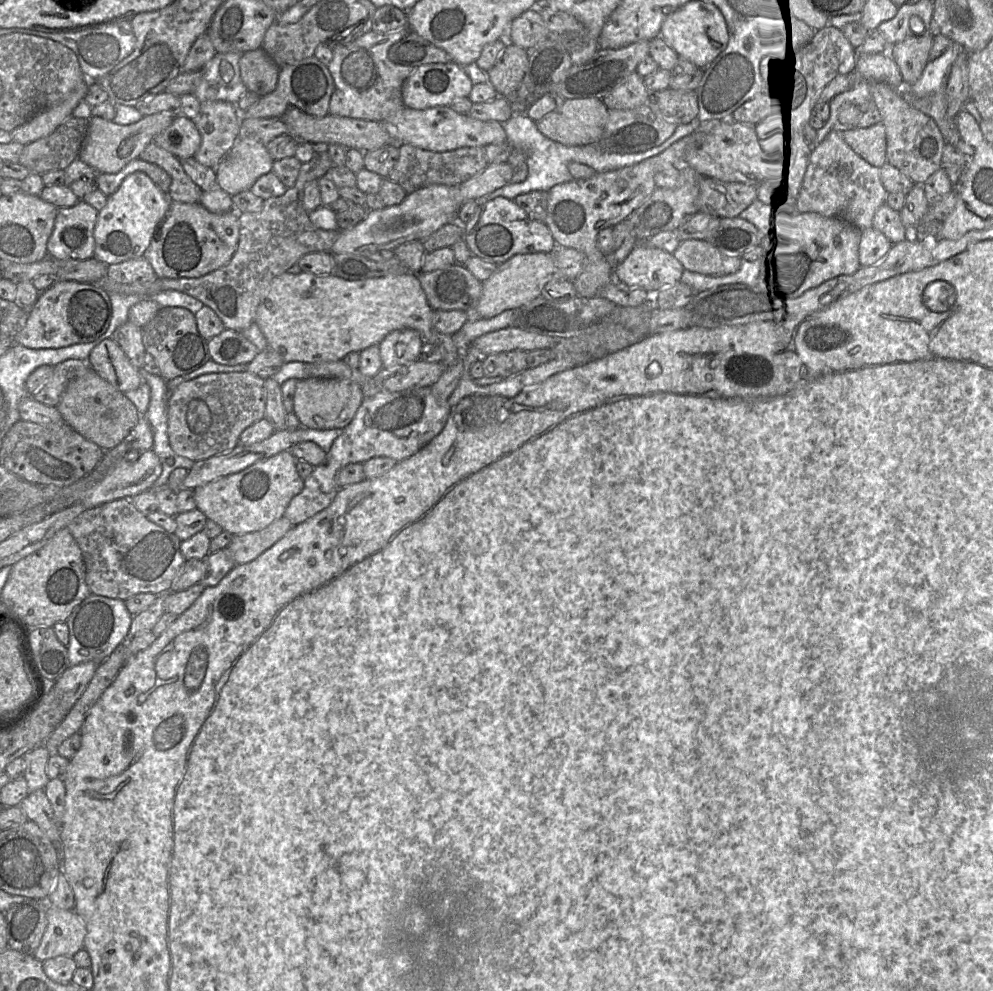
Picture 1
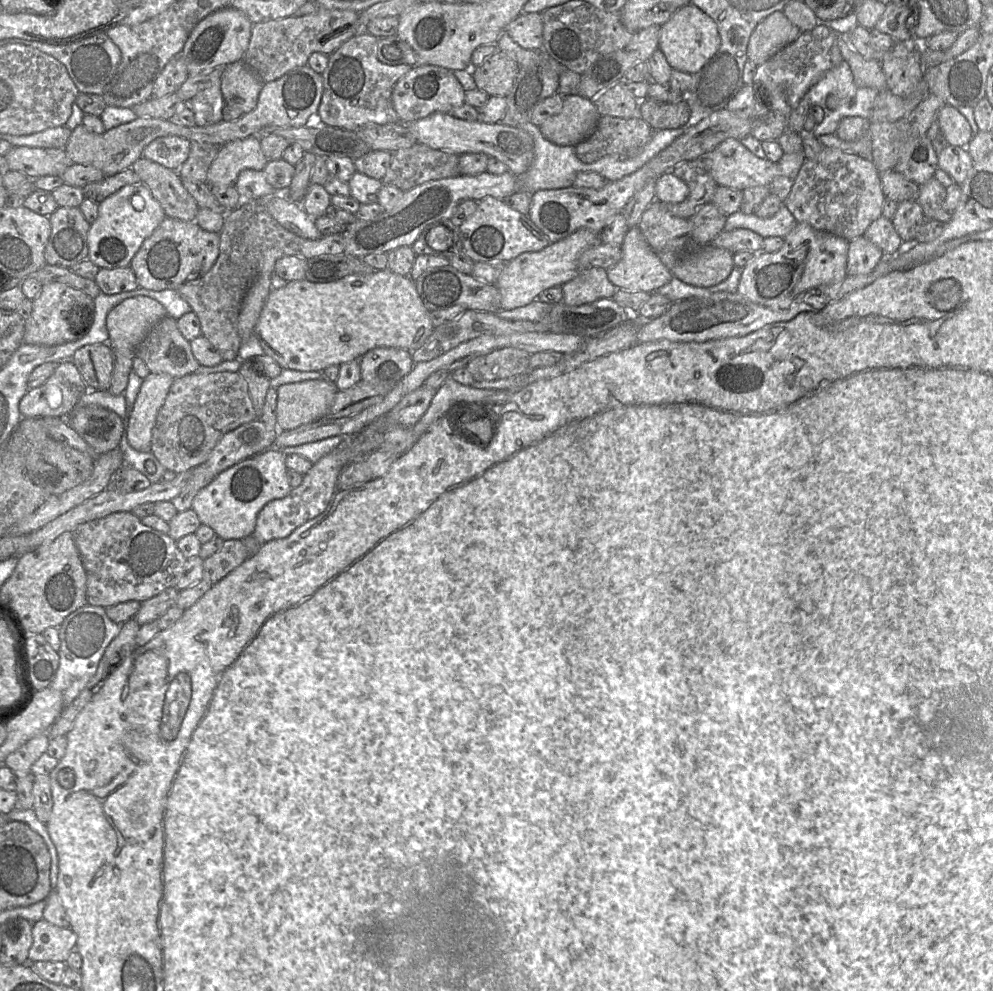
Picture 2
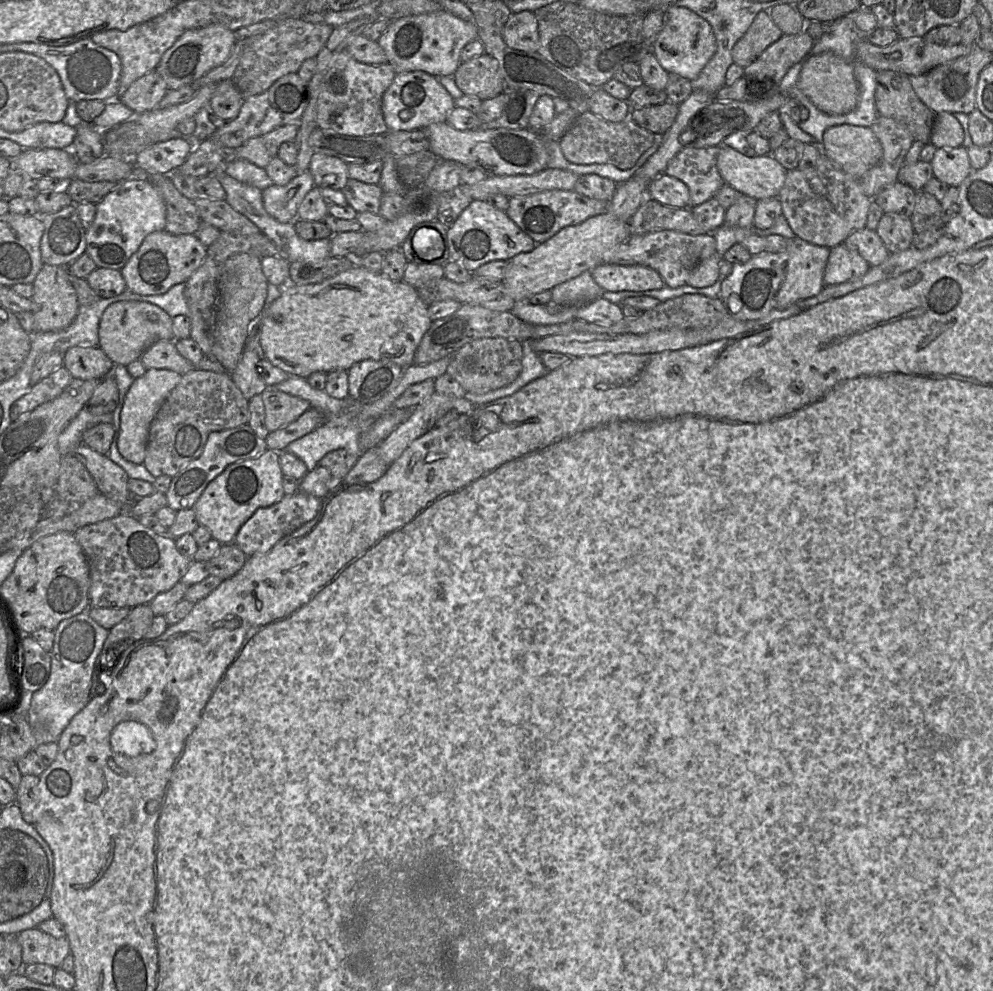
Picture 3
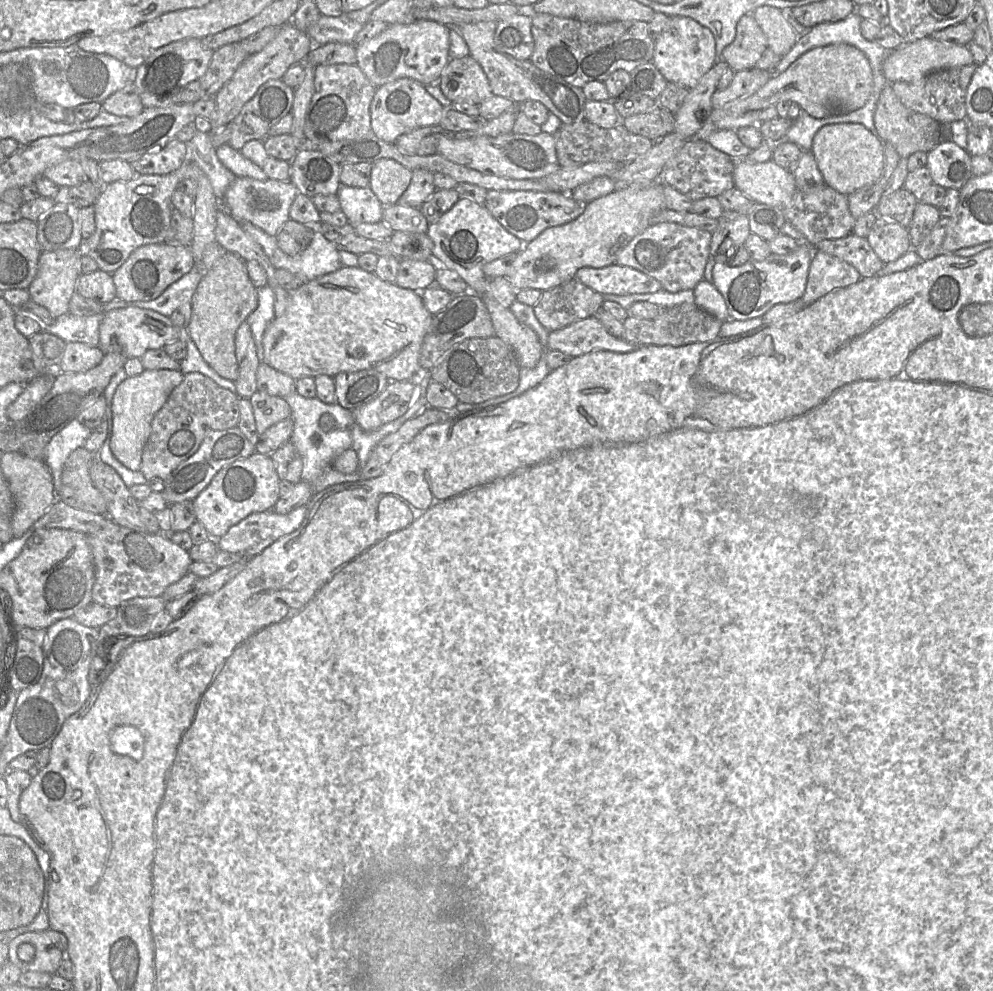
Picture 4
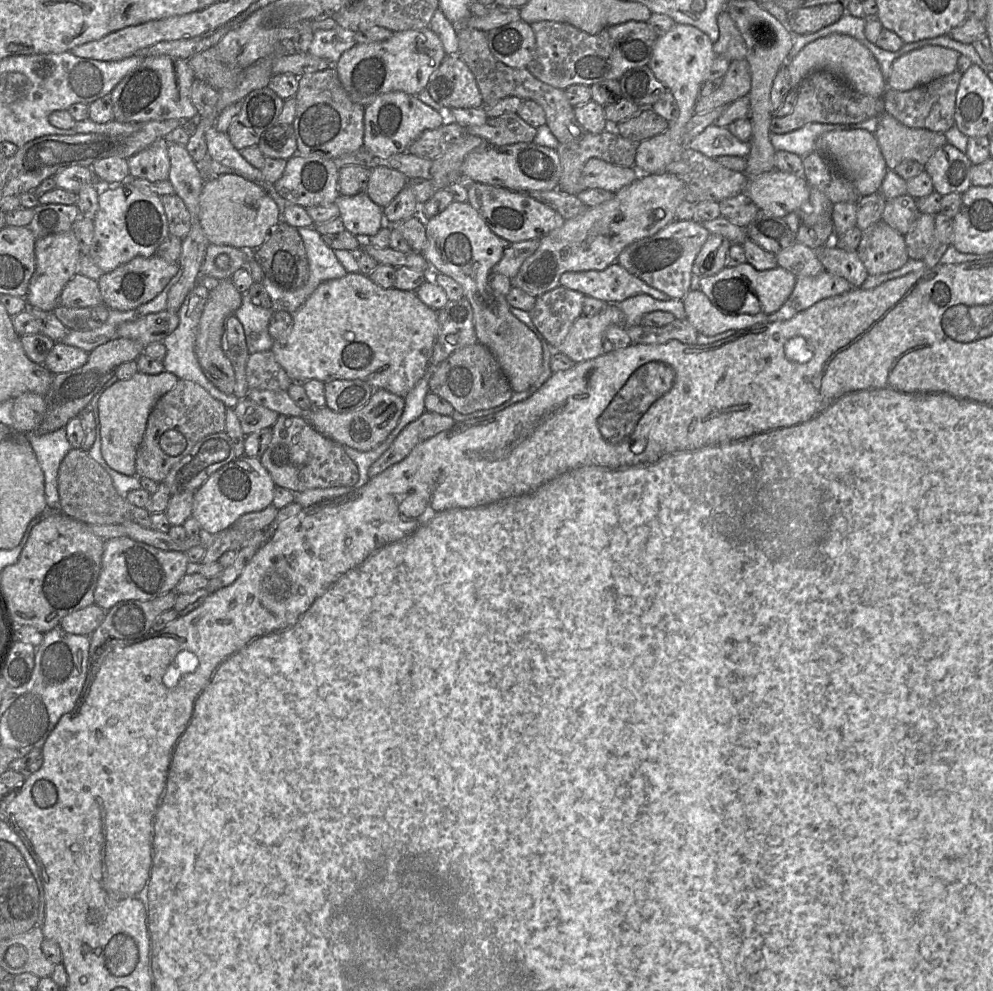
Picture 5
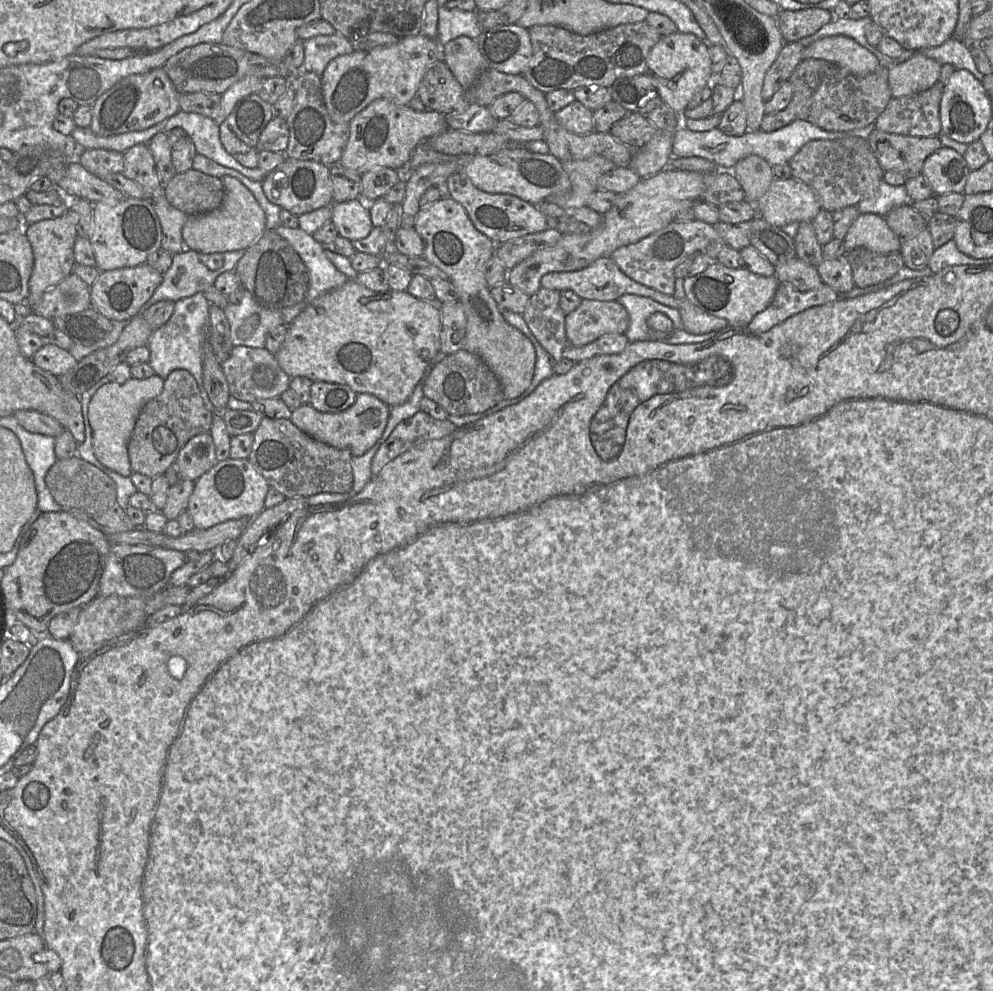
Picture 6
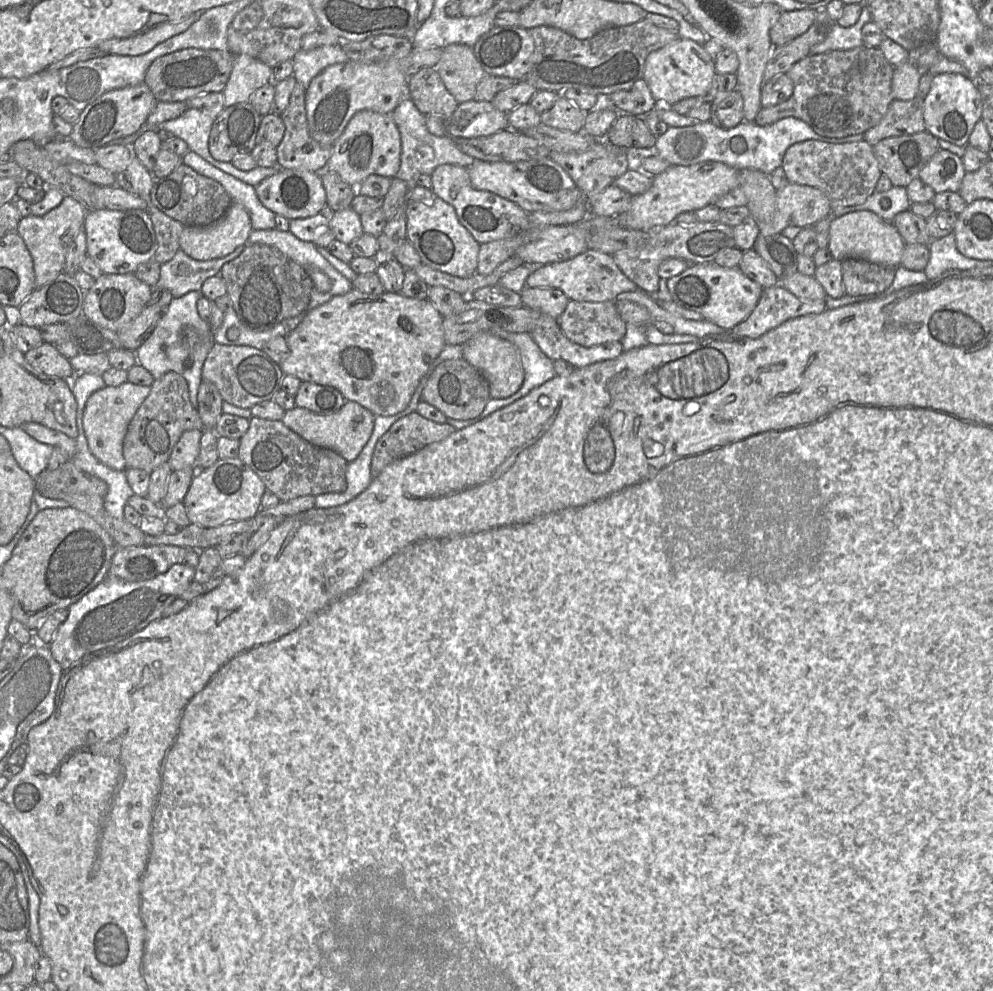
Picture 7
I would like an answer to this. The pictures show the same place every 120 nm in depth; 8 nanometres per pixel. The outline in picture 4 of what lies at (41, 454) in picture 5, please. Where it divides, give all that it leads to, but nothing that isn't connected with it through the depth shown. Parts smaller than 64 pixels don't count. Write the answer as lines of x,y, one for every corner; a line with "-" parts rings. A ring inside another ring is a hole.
73,419
55,434
45,448
44,462
52,477
56,498
61,490
61,475
68,456
77,448
83,447
93,430

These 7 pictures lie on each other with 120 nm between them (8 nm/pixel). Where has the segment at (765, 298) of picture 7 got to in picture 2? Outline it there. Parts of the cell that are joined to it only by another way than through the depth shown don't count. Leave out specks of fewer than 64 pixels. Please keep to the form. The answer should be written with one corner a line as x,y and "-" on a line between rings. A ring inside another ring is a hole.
865,237
849,241
847,275
857,276
872,271
885,257
883,251

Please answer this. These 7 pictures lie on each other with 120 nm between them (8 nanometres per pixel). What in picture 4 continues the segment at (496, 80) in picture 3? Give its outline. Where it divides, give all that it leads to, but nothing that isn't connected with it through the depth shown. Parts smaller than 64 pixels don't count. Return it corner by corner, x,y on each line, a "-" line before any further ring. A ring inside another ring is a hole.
470,55
450,59
438,84
452,103
467,102
480,105
493,95
482,67

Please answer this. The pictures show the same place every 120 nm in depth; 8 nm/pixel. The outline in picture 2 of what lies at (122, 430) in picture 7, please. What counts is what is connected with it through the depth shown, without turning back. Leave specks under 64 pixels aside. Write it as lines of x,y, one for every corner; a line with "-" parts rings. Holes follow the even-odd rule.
150,373
143,379
134,405
125,419
125,434
133,449
139,452
150,451
157,414
174,380
165,373

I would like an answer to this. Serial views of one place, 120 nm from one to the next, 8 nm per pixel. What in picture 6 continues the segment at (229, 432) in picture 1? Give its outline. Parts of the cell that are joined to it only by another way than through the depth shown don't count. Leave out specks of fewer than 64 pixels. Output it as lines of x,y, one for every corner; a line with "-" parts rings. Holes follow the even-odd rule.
185,369
173,370
164,379
162,392
146,403
137,418
128,443
132,471
152,479
164,474
192,437
210,431
213,416
204,405
194,376

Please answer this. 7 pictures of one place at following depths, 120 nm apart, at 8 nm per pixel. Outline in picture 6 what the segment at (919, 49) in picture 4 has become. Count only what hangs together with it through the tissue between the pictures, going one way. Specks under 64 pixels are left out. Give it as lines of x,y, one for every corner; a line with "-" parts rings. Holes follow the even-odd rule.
915,55
888,71
891,96
898,98
920,93
939,79
942,65
934,59

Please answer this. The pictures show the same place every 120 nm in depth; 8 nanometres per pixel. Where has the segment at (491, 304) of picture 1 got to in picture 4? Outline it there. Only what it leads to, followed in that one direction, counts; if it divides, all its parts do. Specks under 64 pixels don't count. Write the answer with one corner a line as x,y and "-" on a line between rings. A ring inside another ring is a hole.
656,181
646,187
618,187
612,193
593,200
592,202
585,205
584,212
577,217
575,220
555,227
550,227
544,230
540,235
538,235
534,240
529,243
525,243
523,249
517,253
517,258
514,261
511,273
508,277
511,284
516,290
522,289
537,289
540,291
546,291
548,289
555,288
562,285
570,280
575,279
576,272
582,267
593,267
602,268
615,263
615,259
619,251
627,245
635,236
642,233
651,225
651,218
660,210
667,209
665,205
665,198
663,194
663,184
660,181

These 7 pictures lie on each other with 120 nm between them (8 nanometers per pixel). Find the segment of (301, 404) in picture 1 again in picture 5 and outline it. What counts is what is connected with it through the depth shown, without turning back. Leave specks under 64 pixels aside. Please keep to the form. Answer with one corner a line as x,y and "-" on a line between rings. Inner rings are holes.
239,399
234,407
243,433
247,436
265,428
272,428
280,414
249,399

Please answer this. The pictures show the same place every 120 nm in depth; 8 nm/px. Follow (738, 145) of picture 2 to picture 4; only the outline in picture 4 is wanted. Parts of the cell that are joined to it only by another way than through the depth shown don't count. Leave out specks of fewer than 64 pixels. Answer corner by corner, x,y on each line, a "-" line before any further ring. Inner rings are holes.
771,159
760,163
735,160
733,179
734,187
754,203
774,207
784,208
797,191
793,172

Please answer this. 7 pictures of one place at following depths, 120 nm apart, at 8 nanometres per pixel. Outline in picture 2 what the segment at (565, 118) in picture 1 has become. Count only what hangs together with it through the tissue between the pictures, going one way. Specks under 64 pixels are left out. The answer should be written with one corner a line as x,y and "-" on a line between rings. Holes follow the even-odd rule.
579,94
564,97
562,108
540,125
543,136
562,146
575,146
595,129
600,114
594,101

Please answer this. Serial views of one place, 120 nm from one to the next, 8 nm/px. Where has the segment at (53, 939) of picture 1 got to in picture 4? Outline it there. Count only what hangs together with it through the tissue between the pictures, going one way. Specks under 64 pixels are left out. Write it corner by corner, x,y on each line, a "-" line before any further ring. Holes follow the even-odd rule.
30,931
12,939
8,954
13,962
18,965
23,964
21,971
46,972
53,975
59,968
65,952
52,944
45,931
-
25,942
32,944
35,948
35,955
28,962
23,962
17,958
17,949
20,944

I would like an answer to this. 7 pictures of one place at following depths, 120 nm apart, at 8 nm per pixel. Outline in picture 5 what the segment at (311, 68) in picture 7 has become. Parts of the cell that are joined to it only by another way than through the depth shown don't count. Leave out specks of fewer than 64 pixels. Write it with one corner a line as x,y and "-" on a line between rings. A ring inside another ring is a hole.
338,24
330,30
316,30
308,52
328,59
335,66
341,55
357,44
355,34

